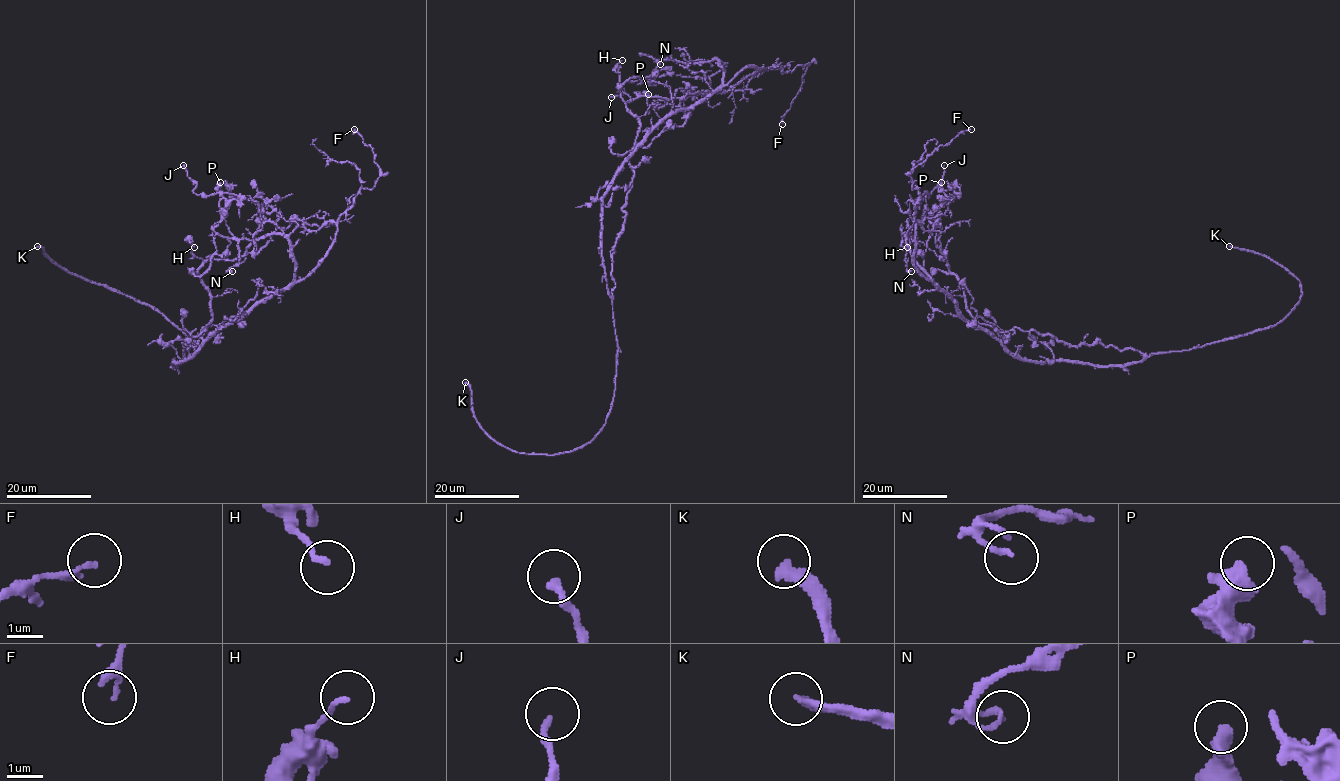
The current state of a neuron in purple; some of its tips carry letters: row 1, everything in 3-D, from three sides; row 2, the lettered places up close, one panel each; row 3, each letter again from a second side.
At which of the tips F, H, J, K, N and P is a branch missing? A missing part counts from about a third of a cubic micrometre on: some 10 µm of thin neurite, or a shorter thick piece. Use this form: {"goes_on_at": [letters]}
{"goes_on_at": ["K"]}

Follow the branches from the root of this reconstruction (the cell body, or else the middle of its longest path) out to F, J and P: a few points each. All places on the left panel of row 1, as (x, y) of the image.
F: (174, 361), (182, 361), (217, 331), (301, 281), (324, 257), (337, 220), (379, 176), (373, 149), (354, 129)
J: (174, 361), (212, 320), (192, 269), (200, 276), (216, 250), (223, 197), (196, 194), (183, 165)
P: (174, 361), (202, 343), (212, 320), (198, 269), (241, 258), (263, 215), (220, 182)

